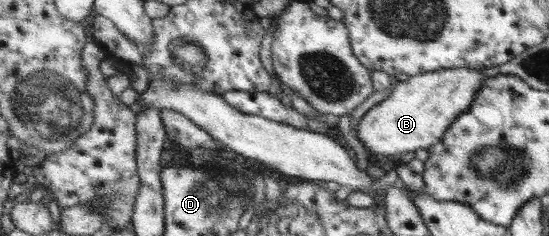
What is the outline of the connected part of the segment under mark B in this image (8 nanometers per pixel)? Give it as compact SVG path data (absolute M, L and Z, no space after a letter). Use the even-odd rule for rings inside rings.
M468 67L442 69L409 76L404 82L397 82L392 86L393 89L387 98L366 111L366 115L360 118L356 127L353 127L353 134L364 150L374 155L397 157L402 153L415 152L418 149L427 150L436 141L440 141L446 127L466 111L484 81L486 81L486 76L482 75L479 70Z

